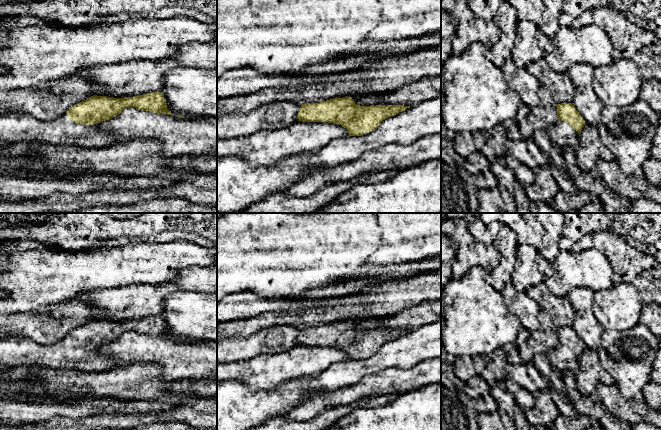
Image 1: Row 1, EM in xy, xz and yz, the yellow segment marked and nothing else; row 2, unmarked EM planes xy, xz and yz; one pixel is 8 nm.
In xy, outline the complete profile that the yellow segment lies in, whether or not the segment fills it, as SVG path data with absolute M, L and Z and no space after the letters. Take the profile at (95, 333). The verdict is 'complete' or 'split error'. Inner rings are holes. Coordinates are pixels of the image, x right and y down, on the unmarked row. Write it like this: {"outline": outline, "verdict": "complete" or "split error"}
{"outline": "M160 316L130 322L93 319L73 329L52 345L42 345L19 336L0 338L0 366L103 372L122 365L114 358L101 354L102 346L116 341L128 331L172 339L167 333L164 319Z", "verdict": "split error"}

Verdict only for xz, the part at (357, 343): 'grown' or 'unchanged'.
grown

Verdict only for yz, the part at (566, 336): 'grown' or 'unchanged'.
grown

